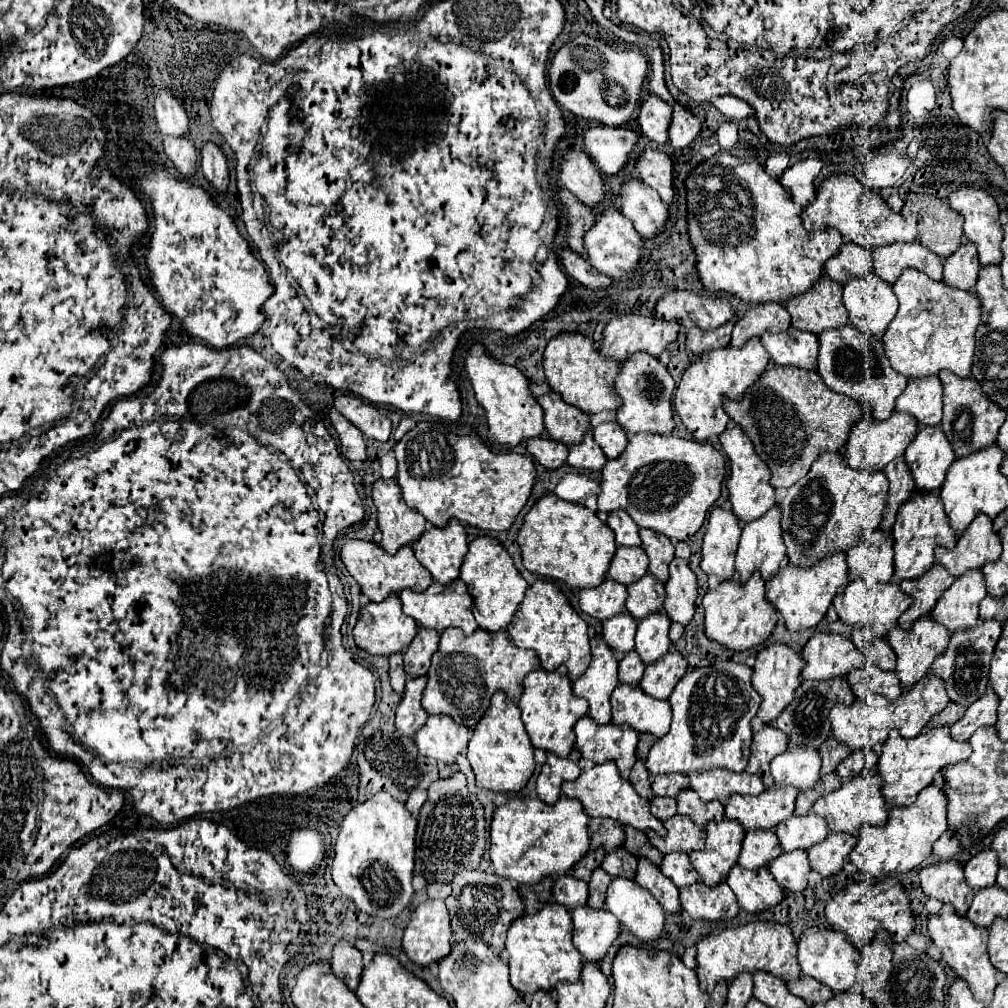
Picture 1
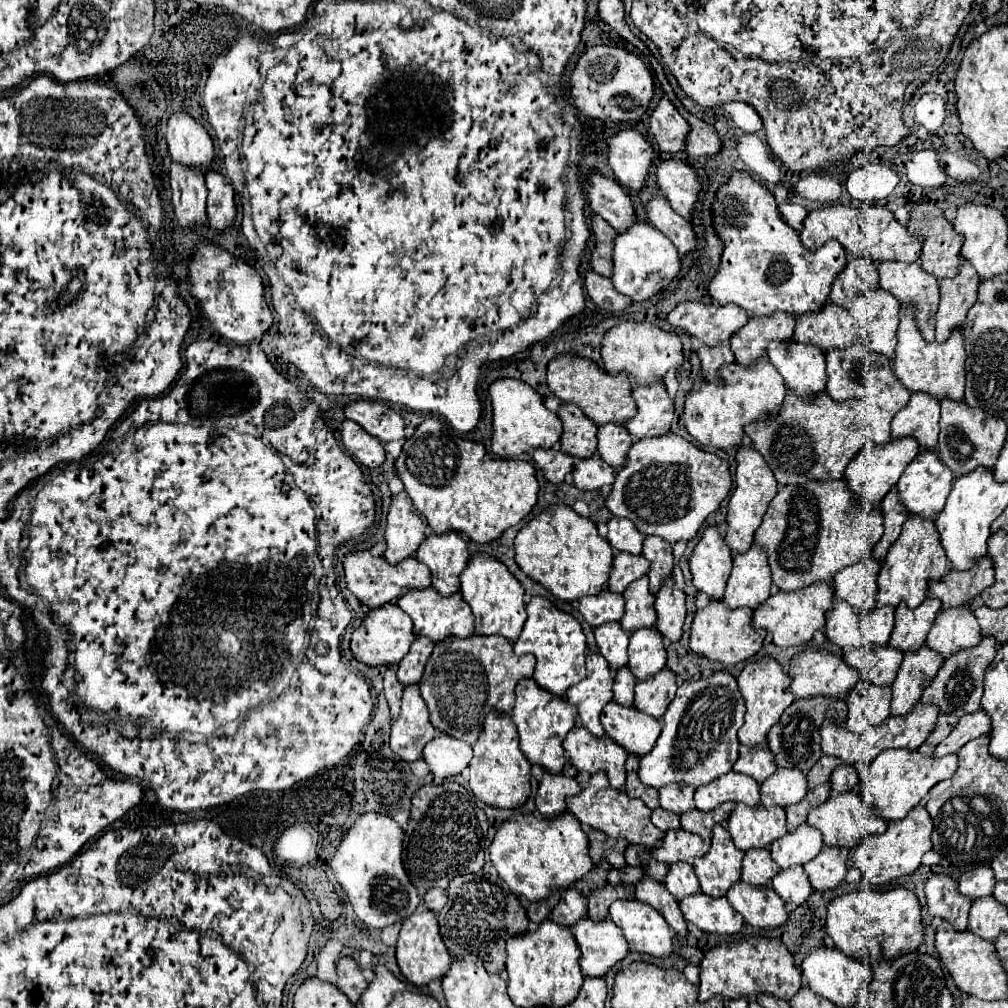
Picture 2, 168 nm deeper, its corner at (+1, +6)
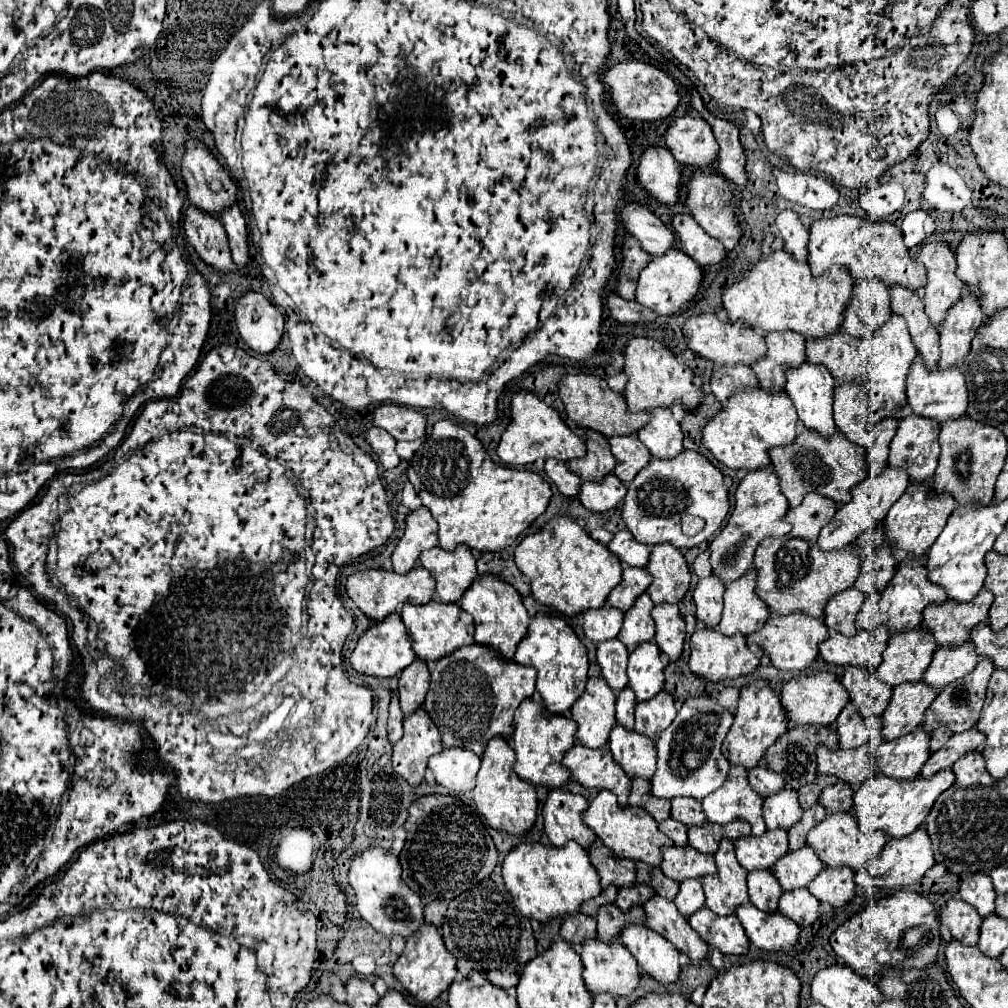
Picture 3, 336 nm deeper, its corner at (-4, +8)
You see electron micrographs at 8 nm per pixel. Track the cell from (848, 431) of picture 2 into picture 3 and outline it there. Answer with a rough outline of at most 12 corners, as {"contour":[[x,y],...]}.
{"contour":[[803,429],[769,449],[781,493],[835,503],[867,477],[865,449],[841,431]]}

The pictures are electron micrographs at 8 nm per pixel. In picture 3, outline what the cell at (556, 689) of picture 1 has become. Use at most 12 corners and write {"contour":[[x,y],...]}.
{"contour":[[537,699],[515,711],[519,777],[563,787],[577,723]]}

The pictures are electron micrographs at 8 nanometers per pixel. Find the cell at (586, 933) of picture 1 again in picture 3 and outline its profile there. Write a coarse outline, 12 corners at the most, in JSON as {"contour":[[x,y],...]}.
{"contour":[[621,937],[581,945],[591,993],[629,995],[639,965]]}

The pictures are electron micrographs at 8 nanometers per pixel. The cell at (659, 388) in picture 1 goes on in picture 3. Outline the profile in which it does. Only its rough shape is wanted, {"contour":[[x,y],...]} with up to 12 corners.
{"contour":[[655,407],[637,431],[649,453],[671,459],[683,433],[669,407]]}

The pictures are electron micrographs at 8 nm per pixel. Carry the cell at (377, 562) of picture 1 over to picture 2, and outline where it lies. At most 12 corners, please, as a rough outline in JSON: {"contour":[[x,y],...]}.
{"contour":[[368,551],[344,559],[346,587],[370,609],[430,587],[416,557],[388,565]]}

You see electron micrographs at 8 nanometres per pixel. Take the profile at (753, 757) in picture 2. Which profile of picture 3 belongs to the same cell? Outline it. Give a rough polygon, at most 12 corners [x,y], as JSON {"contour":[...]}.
{"contour":[[763,765],[749,769],[751,787],[769,797],[785,787],[785,781],[773,769]]}

